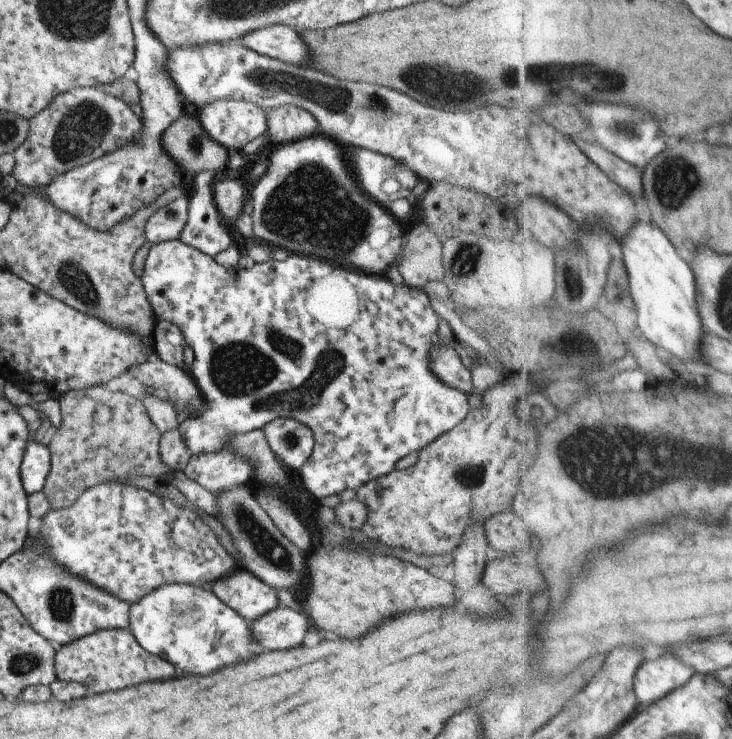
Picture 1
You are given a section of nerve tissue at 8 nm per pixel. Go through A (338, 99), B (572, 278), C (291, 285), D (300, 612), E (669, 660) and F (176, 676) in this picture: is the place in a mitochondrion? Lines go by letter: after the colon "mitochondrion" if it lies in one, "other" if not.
A: mitochondrion
B: mitochondrion
C: other
D: other
E: other
F: other

